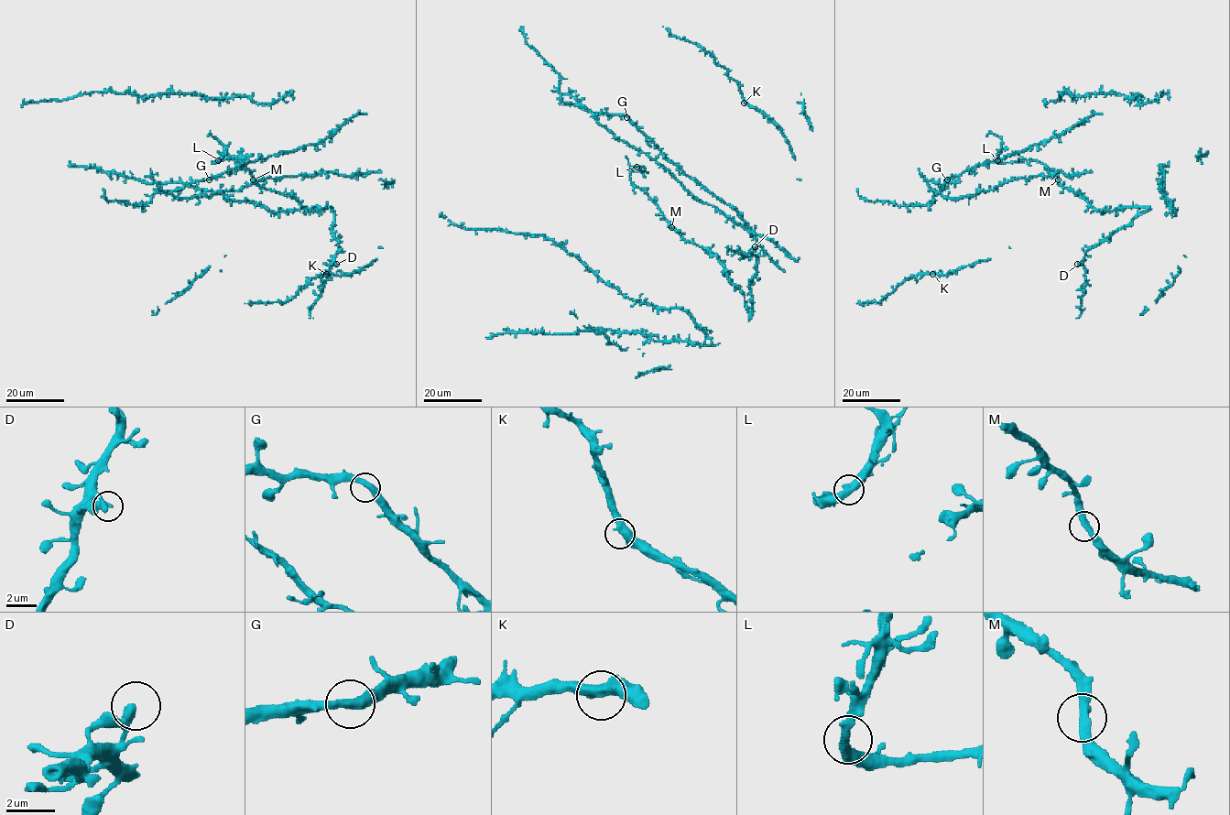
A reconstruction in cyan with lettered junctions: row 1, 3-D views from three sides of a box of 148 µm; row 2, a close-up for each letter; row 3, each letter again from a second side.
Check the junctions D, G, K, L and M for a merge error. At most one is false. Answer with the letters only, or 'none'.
none

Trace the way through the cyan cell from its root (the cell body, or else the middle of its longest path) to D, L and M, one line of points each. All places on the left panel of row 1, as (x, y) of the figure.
D: (310, 210), (326, 207), (333, 210), (332, 234), (339, 246), (334, 257), (336, 264)
L: (310, 210), (293, 197), (263, 189), (240, 161), (223, 159), (212, 163), (218, 160)
M: (310, 210), (293, 197), (263, 189), (253, 179)

